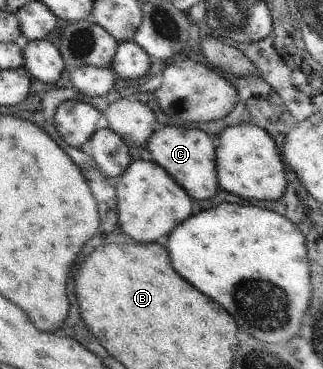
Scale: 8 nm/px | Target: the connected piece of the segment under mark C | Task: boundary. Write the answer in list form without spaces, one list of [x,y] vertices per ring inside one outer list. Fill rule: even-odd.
[[[189,125],[163,126],[149,137],[145,148],[151,153],[152,161],[163,167],[193,199],[205,201],[217,195],[220,185],[217,177],[216,147],[214,137],[207,131]]]

